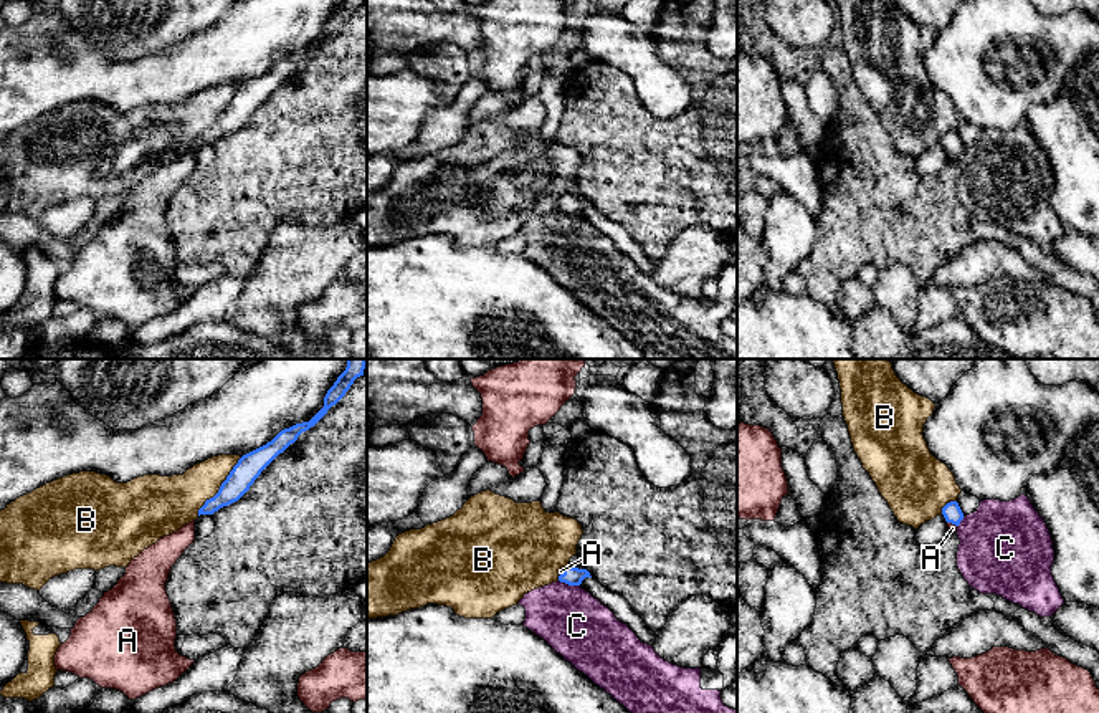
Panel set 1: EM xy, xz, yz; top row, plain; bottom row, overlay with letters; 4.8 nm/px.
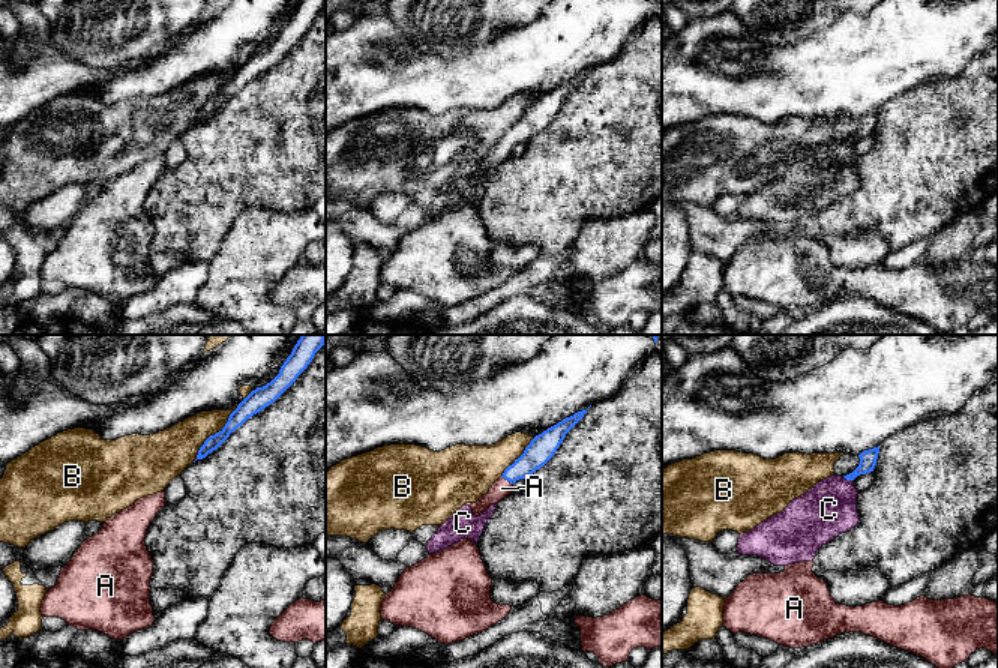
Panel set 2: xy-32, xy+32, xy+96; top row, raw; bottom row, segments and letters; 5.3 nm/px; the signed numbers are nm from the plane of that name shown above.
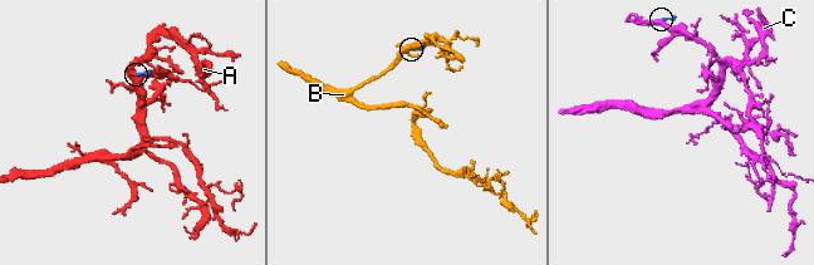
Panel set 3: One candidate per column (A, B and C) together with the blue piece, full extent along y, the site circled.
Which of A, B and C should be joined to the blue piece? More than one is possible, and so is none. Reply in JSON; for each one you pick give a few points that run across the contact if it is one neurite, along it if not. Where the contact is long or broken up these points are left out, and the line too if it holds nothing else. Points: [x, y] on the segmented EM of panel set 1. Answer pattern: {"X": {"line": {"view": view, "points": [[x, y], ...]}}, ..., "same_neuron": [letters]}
{"A": {"line": {"view": "xz", "points": [[572, 576], [564, 573], [561, 571]]}}, "same_neuron": ["A"]}

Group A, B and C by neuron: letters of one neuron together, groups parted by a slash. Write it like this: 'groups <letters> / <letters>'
groups A / B / C

